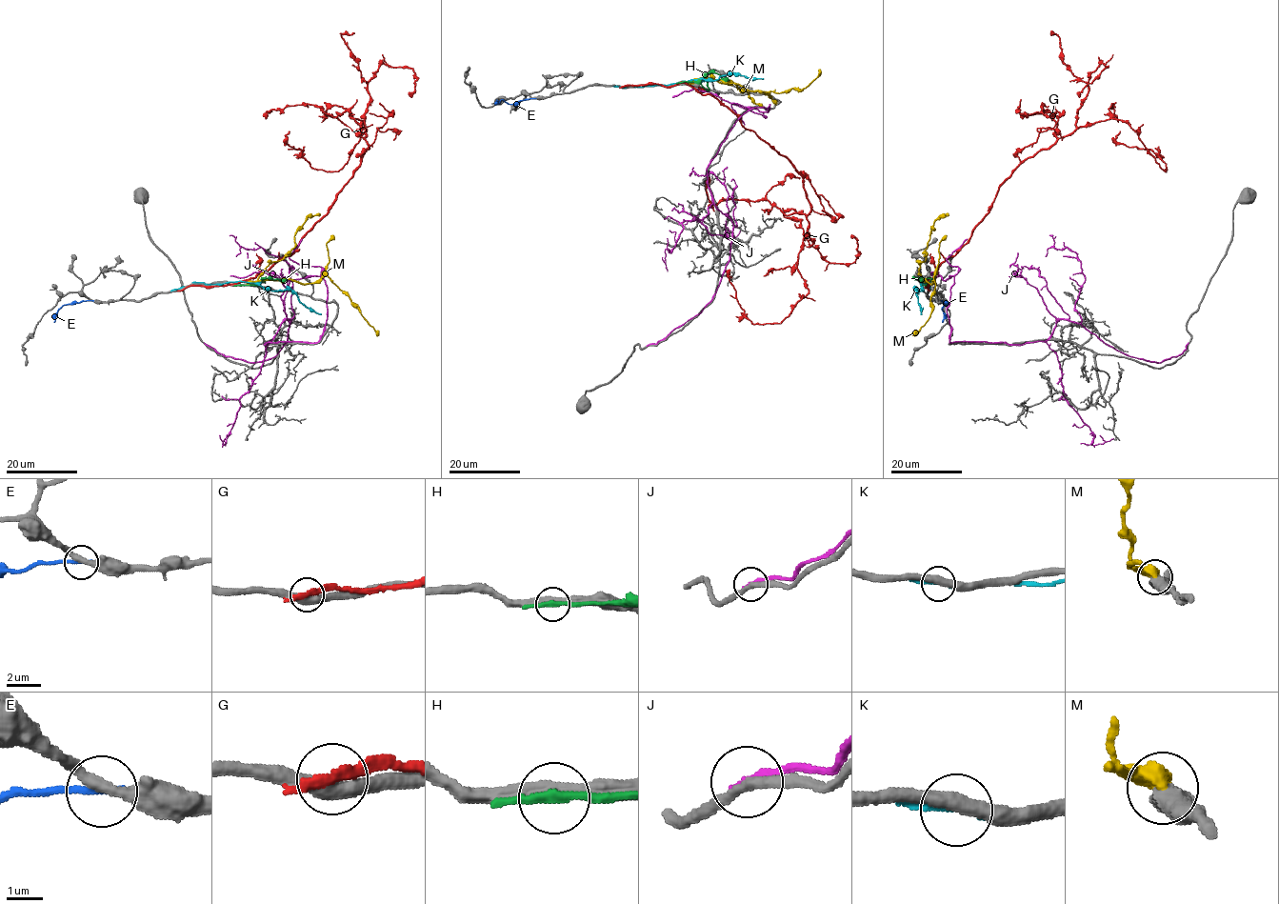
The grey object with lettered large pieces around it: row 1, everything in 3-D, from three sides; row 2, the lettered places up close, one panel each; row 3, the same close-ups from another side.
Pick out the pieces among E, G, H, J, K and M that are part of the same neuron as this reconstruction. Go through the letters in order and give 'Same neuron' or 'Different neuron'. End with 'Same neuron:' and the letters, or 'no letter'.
E: Different neuron
G: Different neuron
H: Different neuron
J: Different neuron
K: Different neuron
M: Different neuron
Same neuron: no letter

